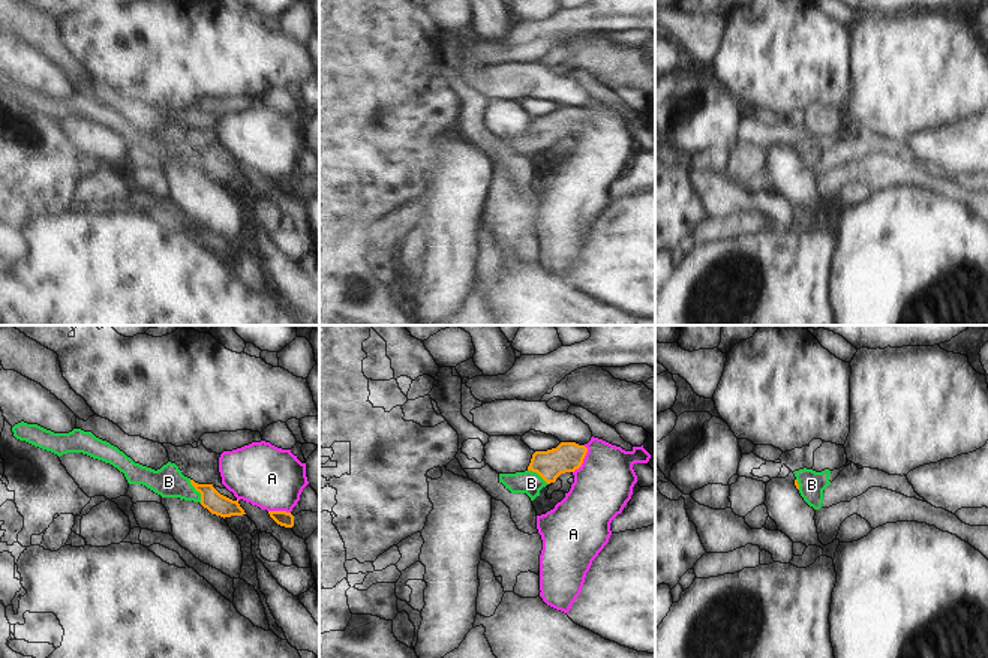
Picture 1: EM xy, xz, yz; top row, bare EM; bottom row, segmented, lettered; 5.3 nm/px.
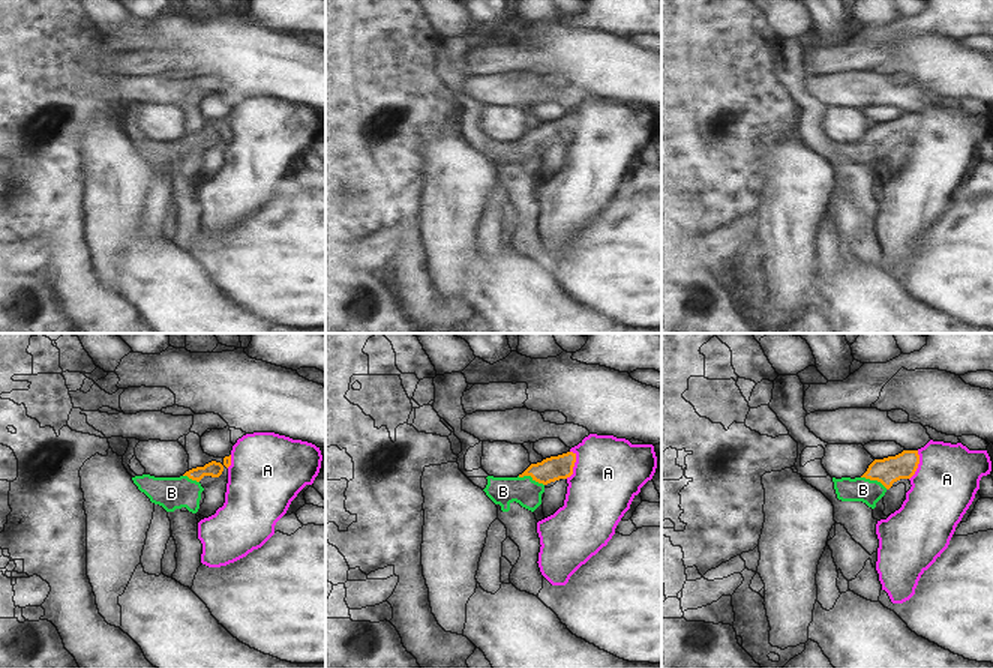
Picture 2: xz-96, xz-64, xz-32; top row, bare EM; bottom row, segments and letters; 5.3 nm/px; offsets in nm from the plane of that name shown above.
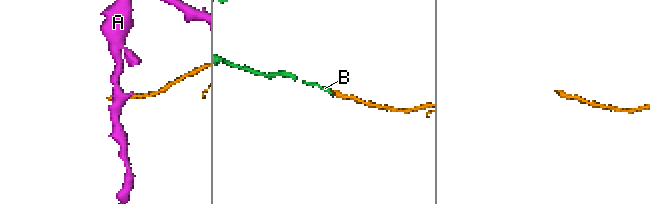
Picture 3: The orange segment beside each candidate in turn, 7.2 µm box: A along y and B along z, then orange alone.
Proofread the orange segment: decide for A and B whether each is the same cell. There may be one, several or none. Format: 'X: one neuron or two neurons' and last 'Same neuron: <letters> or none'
A: two neurons
B: one neuron
Same neuron: B

